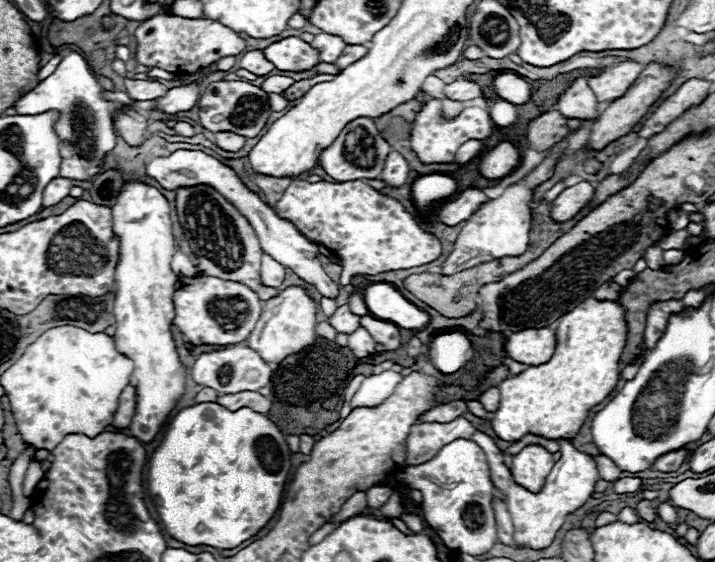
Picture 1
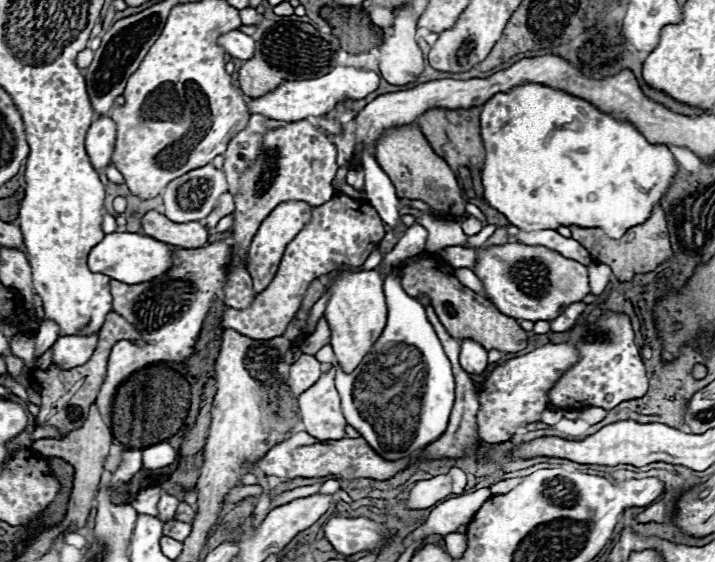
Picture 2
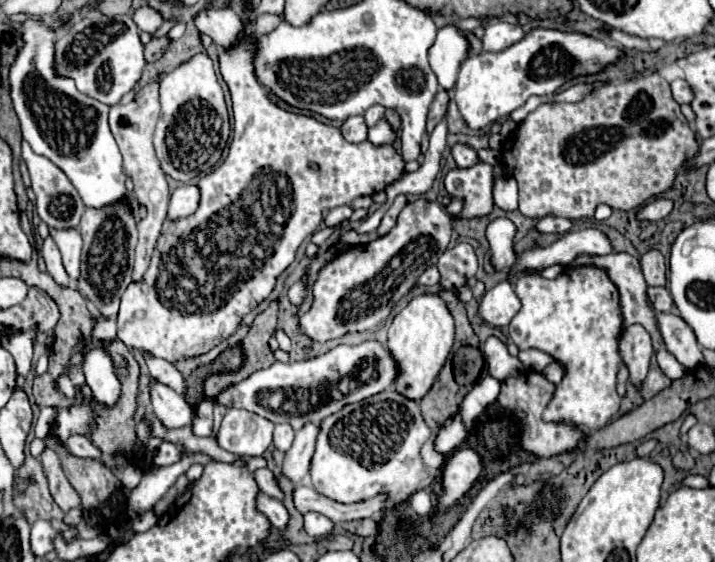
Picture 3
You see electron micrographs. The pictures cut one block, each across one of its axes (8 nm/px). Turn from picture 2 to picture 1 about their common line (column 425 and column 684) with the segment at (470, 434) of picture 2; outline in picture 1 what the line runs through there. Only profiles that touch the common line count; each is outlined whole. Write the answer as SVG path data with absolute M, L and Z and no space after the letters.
M680 448L678 452L668 452L666 456L660 456L654 462L652 470L658 470L658 472L674 472L674 470L678 470L682 466L684 460L686 460L686 450Z

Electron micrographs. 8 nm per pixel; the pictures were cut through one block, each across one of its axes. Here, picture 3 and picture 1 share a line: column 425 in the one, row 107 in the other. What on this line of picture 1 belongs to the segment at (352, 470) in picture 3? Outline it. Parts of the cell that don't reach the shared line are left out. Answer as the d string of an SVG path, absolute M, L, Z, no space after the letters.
M432 98L426 100L426 104L422 106L422 110L416 114L414 122L412 122L412 132L410 132L410 146L414 150L414 154L424 162L424 164L454 164L454 156L456 150L468 142L468 140L484 140L492 134L494 130L494 122L488 114L486 108L464 108L456 118L452 120L444 120L440 116L442 112L442 104L440 100Z

